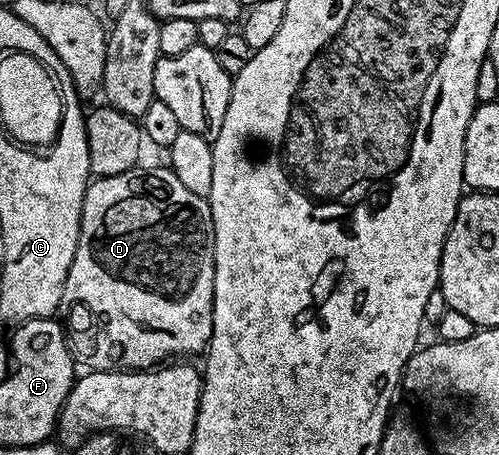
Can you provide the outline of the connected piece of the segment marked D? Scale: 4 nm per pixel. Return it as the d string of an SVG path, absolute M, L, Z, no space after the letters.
M147 168L91 179L84 194L76 254L64 282L60 316L64 321L66 344L74 357L75 365L82 367L83 364L83 369L86 370L109 372L112 366L118 370L145 370L161 366L175 358L194 358L190 356L197 352L198 355L205 353L210 346L214 325L214 223L209 199L200 194L192 194L192 190L188 190L188 186L184 186L184 182L180 182L180 178L176 178L176 174L169 168Z

